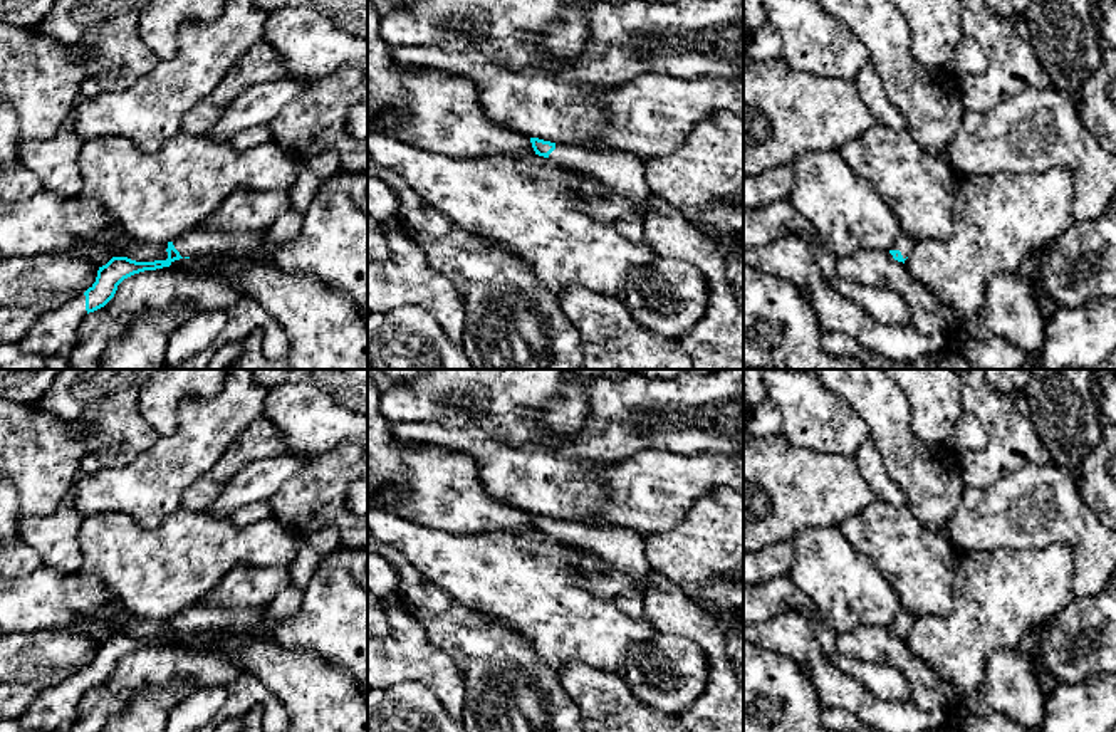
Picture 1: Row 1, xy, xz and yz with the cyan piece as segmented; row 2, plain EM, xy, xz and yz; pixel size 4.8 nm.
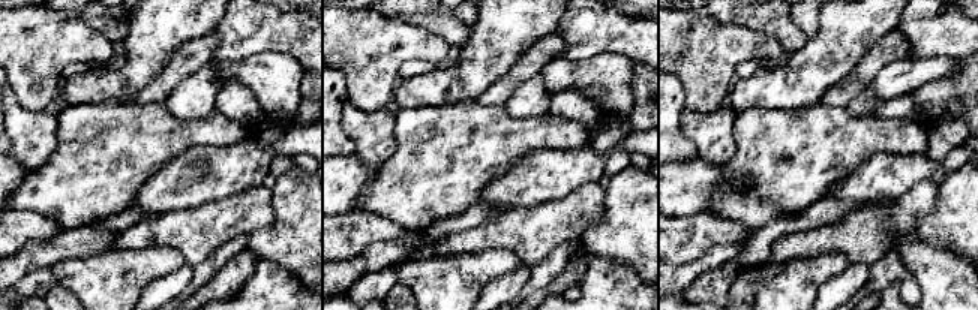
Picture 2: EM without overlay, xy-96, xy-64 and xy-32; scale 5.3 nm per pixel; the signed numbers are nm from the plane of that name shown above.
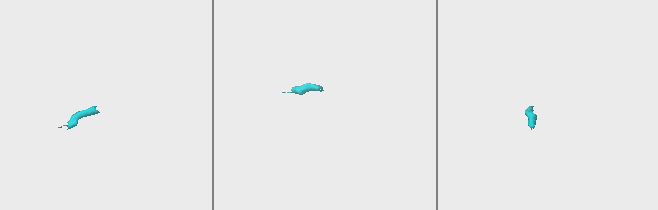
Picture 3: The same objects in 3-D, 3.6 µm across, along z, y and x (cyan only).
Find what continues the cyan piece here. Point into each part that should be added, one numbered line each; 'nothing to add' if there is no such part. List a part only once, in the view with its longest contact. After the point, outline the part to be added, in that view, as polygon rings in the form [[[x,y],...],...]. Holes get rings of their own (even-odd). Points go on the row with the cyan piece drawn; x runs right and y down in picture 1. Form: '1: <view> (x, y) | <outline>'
1: xy (56, 333) | [[[74,295],[65,304],[34,321],[17,344],[30,354],[69,359],[79,342],[79,324],[86,316],[86,295]]]
2: yz (903, 242) | [[[903,232],[896,237],[891,250],[900,250],[903,259],[906,259],[915,245],[915,240]]]

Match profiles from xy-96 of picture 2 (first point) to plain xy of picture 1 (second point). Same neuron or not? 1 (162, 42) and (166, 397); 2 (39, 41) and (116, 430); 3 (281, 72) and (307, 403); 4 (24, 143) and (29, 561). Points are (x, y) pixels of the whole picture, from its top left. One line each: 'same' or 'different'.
1: different
2: different
3: different
4: different

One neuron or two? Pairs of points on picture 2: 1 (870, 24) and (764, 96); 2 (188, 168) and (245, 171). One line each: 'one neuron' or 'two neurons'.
1: one neuron
2: one neuron

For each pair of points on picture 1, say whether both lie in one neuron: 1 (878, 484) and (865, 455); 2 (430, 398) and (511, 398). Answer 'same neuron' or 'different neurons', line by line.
1: same neuron
2: same neuron

